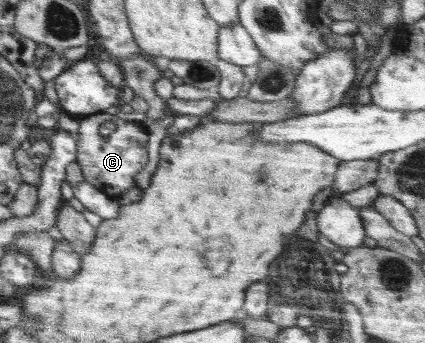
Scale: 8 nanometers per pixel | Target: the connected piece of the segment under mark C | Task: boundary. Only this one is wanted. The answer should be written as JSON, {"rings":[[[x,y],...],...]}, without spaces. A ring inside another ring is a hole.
{"rings":[[[104,111],[81,119],[79,124],[76,162],[81,167],[84,181],[112,199],[118,199],[127,193],[129,188],[136,186],[136,174],[147,164],[148,134],[135,122],[119,119],[116,115]],[[107,122],[113,122],[115,130],[102,136],[99,134],[99,126]]]}

